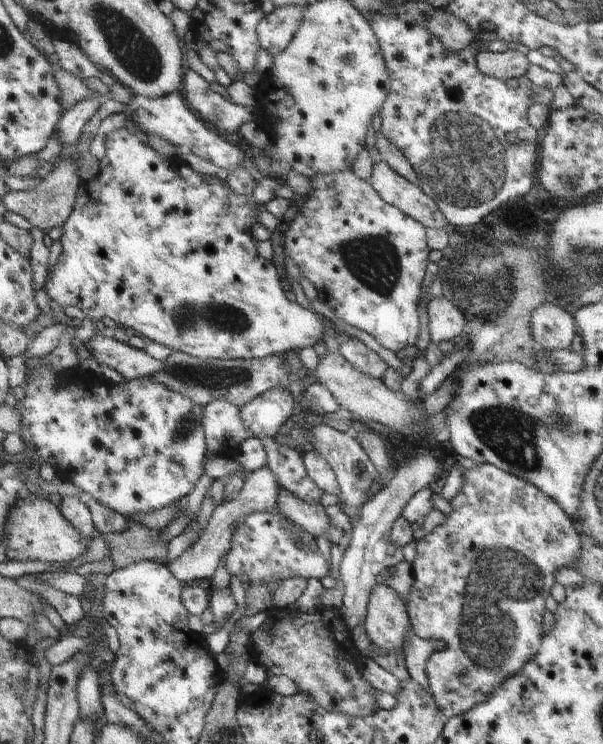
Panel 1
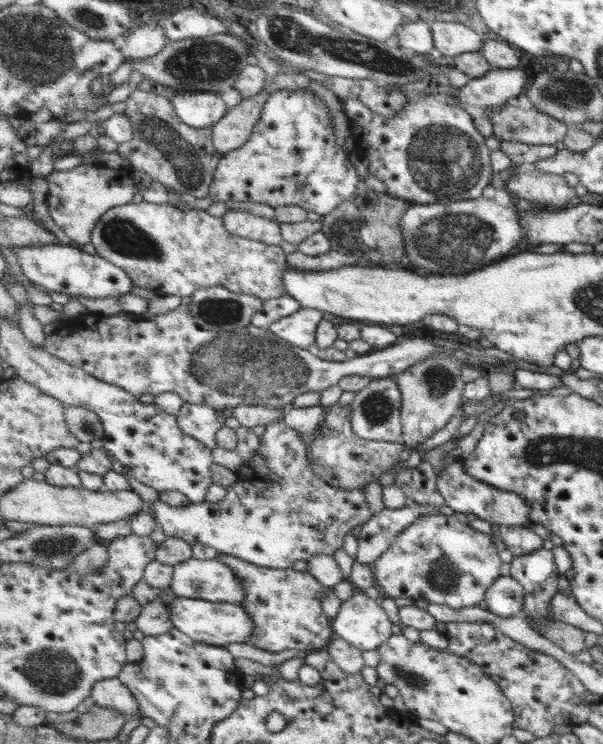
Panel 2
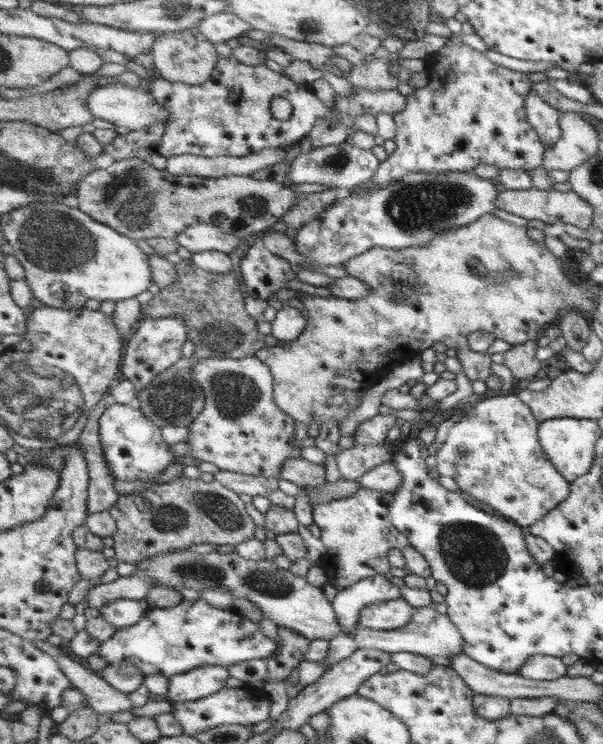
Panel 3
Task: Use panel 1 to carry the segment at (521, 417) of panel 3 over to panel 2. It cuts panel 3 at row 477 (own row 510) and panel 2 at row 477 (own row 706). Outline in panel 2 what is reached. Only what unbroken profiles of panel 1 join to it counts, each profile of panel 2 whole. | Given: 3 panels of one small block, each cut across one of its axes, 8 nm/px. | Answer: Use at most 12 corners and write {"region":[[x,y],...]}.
{"region":[[459,457],[438,475],[448,506],[499,526],[527,527],[530,506],[481,482]]}

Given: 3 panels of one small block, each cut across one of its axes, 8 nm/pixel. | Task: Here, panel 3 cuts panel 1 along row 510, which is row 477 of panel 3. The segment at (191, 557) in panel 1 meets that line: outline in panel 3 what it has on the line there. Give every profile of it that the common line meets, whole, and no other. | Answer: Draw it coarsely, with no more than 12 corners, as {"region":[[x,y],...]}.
{"region":[[220,469],[213,480],[238,493],[264,496],[280,477],[251,476]]}

